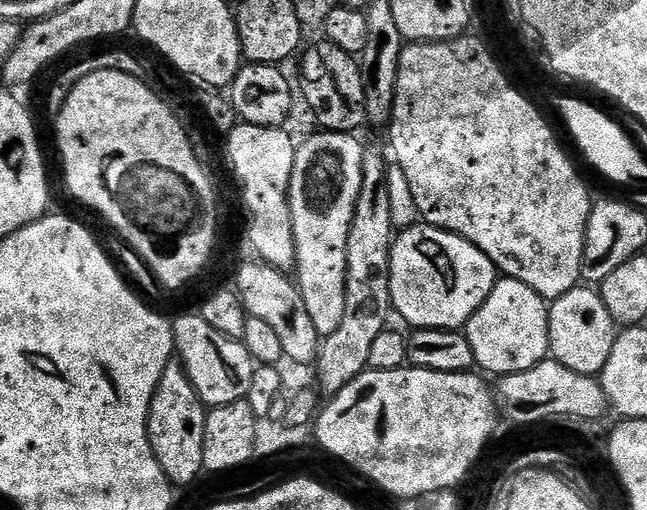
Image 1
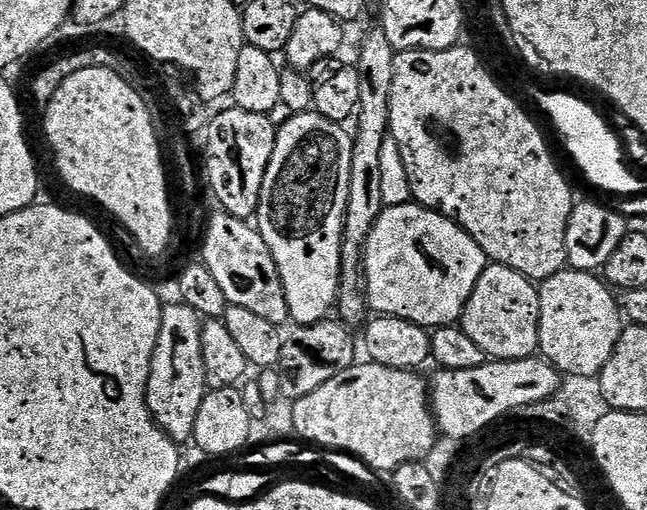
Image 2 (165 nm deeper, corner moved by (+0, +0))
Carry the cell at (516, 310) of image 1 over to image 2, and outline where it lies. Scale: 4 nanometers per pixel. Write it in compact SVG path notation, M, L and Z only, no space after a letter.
M492 262L485 267L464 307L462 327L474 341L474 346L492 360L524 360L536 356L540 346L540 293L537 285L518 270Z

